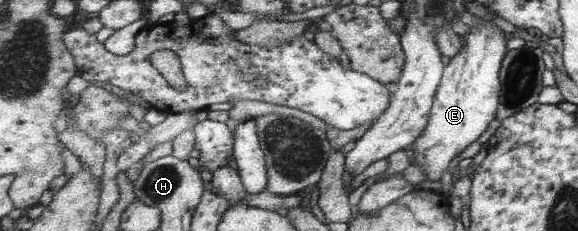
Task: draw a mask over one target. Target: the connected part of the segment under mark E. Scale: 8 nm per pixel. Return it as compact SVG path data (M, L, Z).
M479 18L482 24L469 28L465 36L465 46L452 58L443 73L443 81L439 85L436 101L431 113L431 121L427 129L414 143L413 159L425 167L427 179L438 181L448 171L448 165L466 151L472 143L476 143L497 119L503 89L501 71L506 54L504 31L496 28L486 18Z

